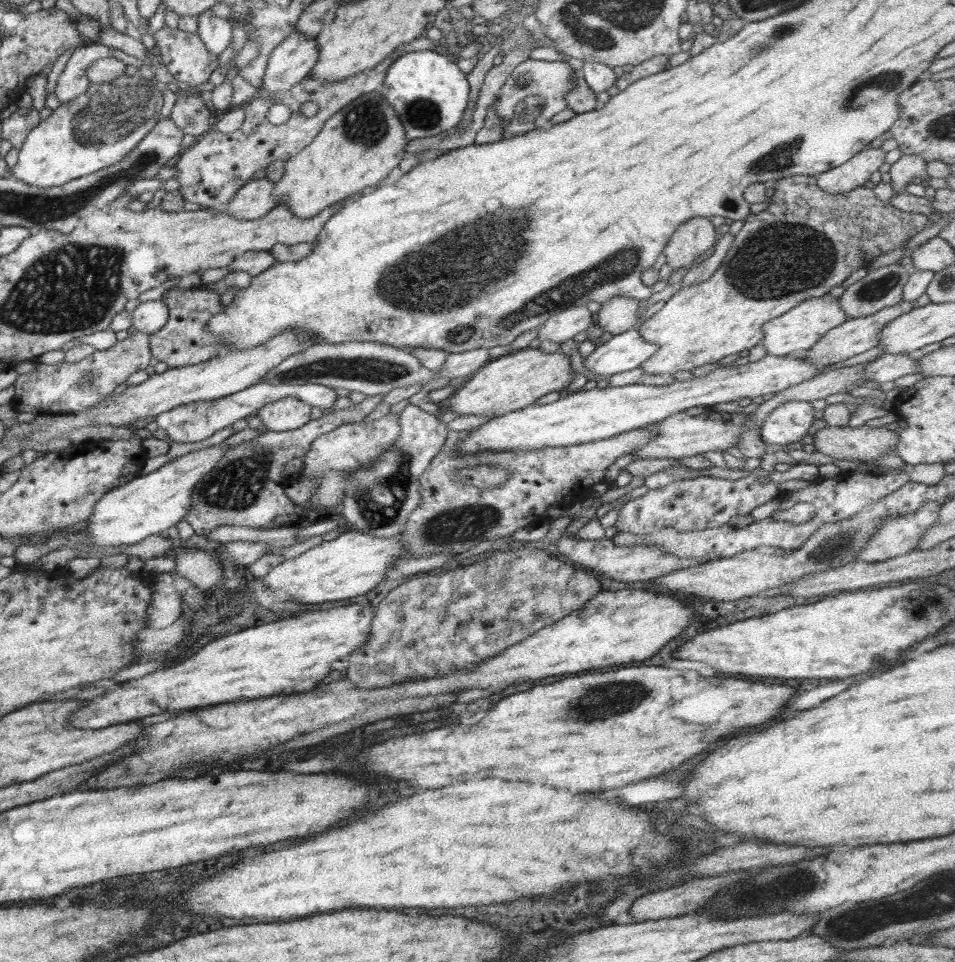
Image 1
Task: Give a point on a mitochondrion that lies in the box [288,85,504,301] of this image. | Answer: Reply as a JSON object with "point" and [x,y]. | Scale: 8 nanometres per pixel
{"point":[363,123]}

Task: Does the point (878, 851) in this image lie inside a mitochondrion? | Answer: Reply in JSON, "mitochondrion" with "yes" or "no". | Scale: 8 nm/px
{"mitochondrion":"no"}

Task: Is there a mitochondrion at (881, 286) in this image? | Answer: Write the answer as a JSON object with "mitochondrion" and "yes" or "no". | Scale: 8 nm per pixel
{"mitochondrion":"yes"}

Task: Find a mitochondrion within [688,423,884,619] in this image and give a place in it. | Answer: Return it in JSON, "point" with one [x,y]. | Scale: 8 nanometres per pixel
{"point":[838,544]}

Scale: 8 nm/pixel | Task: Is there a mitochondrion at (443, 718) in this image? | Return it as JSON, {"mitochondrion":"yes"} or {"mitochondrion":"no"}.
{"mitochondrion":"no"}

